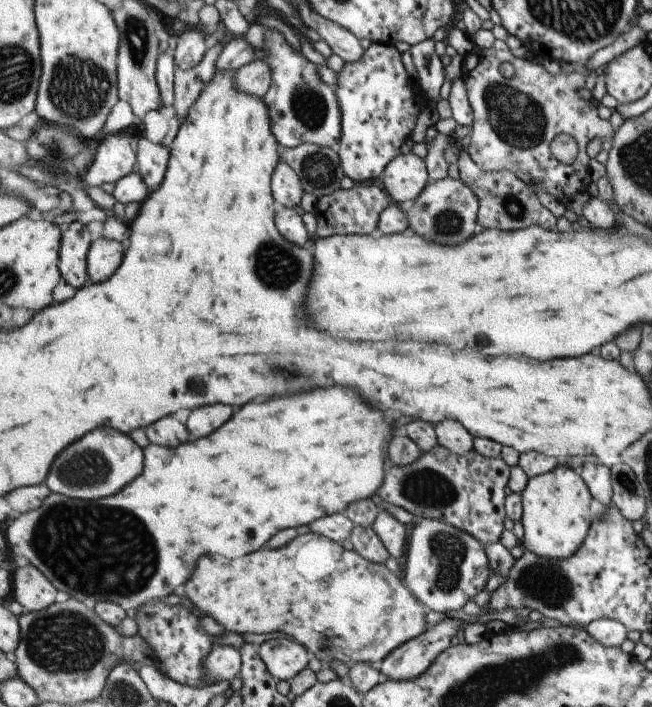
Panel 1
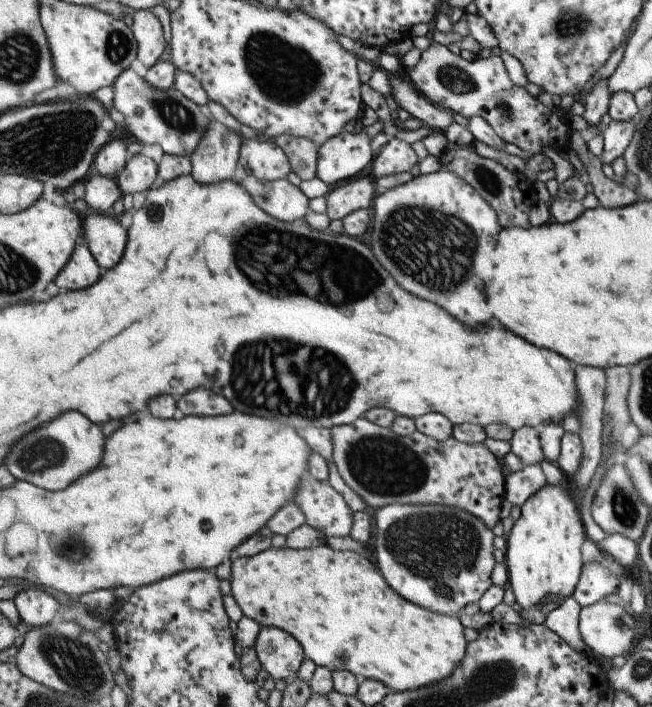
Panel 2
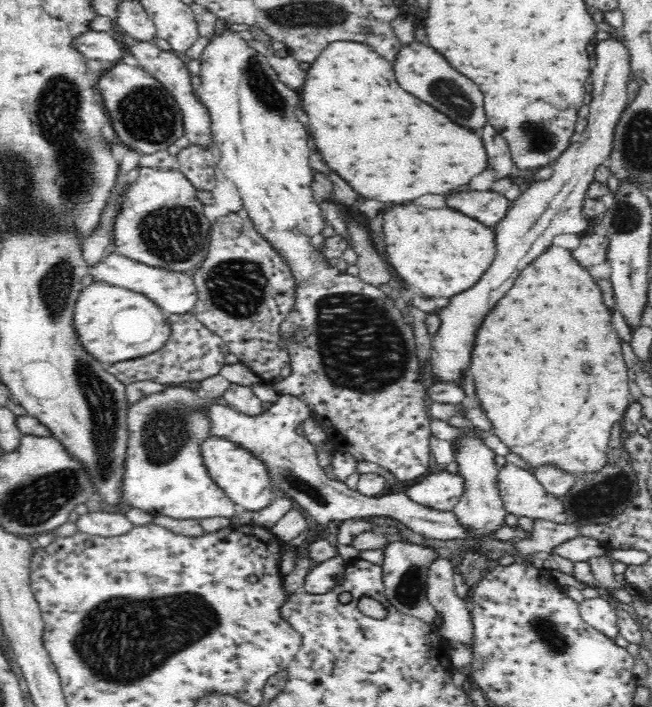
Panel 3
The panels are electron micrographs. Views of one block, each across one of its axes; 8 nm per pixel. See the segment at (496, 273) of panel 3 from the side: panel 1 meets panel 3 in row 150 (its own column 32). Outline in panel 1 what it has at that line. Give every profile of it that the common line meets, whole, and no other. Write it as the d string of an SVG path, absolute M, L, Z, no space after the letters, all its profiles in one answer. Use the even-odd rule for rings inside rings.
M27 563L13 573L12 597L27 612L40 611L57 603L58 588L34 564Z

